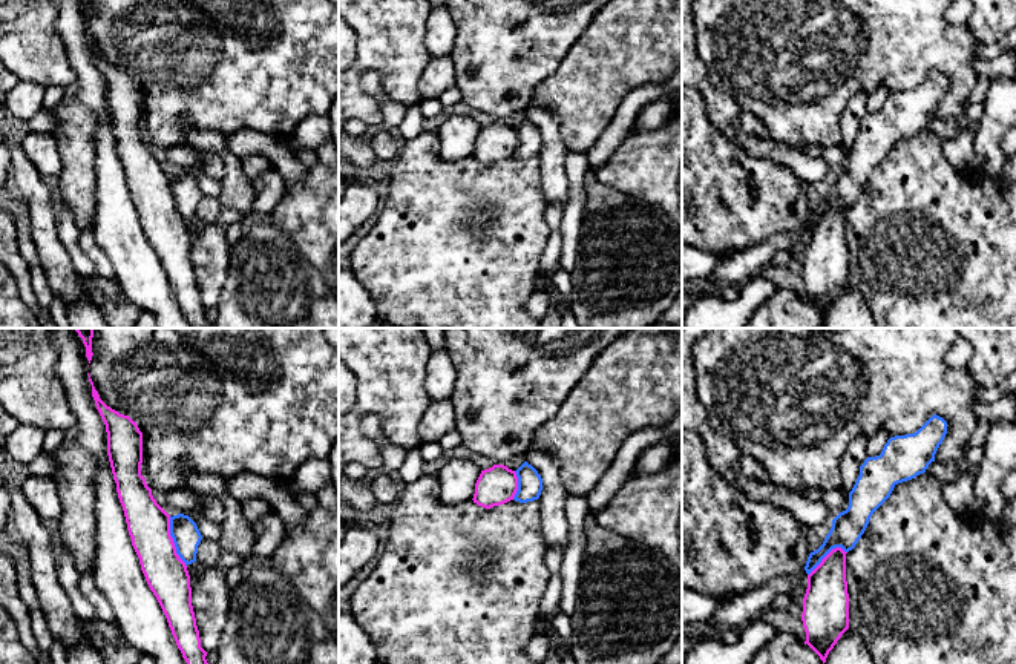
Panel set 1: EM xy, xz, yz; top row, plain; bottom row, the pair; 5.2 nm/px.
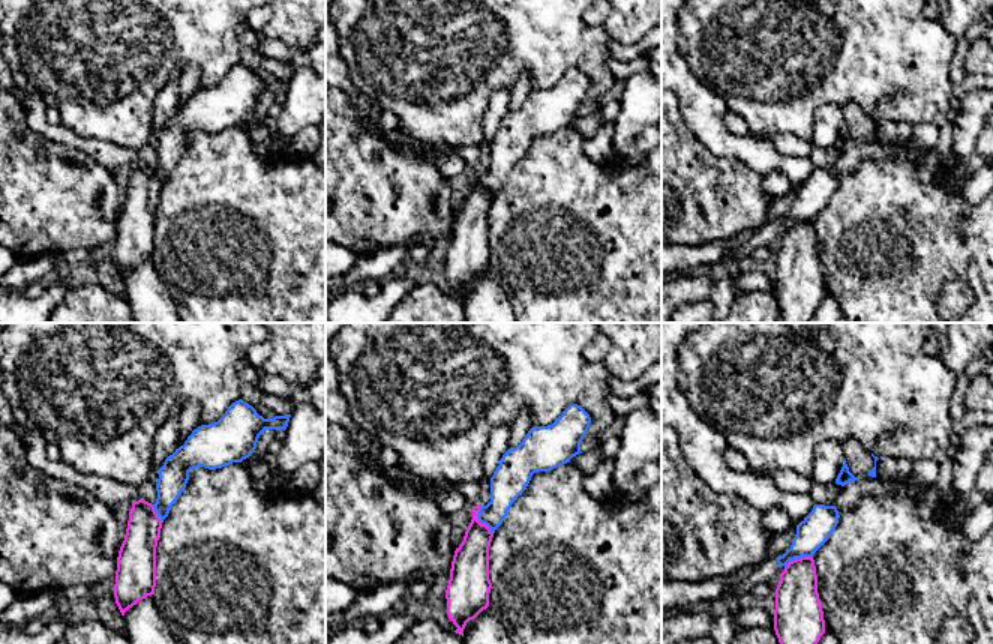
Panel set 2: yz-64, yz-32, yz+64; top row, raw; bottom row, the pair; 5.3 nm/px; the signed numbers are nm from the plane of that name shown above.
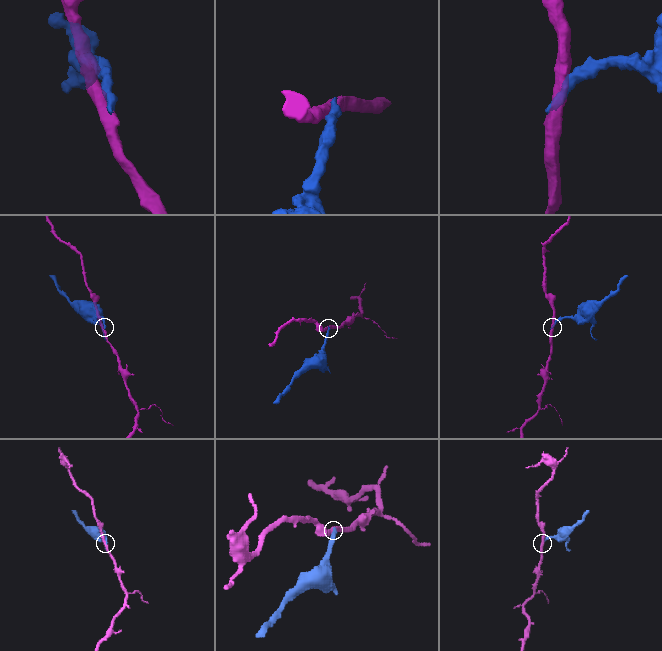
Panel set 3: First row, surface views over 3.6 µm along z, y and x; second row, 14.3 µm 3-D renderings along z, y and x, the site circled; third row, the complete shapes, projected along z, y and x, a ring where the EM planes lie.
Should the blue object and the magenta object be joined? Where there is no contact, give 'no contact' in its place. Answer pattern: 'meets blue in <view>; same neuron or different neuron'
meets blue in xy; different neuron

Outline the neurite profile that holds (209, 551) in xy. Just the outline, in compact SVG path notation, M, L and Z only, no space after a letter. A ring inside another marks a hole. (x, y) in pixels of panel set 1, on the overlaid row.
M202 538L198 546L196 561L204 567L218 564L222 549L216 540Z

